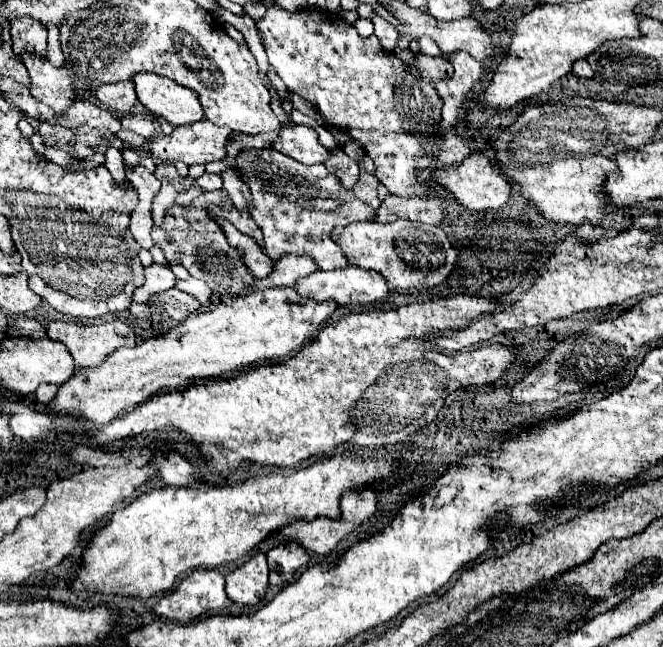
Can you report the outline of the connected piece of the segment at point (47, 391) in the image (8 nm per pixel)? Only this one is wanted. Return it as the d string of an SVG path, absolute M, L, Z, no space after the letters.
M41 385L37 391L35 391L35 397L39 403L49 403L59 391L59 385Z

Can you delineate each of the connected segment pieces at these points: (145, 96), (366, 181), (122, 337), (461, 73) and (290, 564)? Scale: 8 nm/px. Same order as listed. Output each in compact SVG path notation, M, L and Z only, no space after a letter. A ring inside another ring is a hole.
M137 73L131 81L143 107L149 113L167 119L175 127L189 125L205 117L197 95L193 95L193 91L189 91L187 87L173 83L171 79L165 79L161 75Z
M361 175L359 181L355 183L353 193L357 195L359 201L363 201L363 203L367 203L369 207L377 209L377 207L381 205L381 201L379 201L379 197L377 197L377 185L379 185L379 181L377 181L373 175Z
M49 321L47 325L47 337L61 341L67 351L71 353L75 366L97 367L103 363L103 359L113 353L117 347L135 347L135 331L125 321L109 321L99 325L75 325L75 323L63 323L63 321Z
M457 51L449 61L455 69L453 77L435 83L435 89L443 99L443 119L439 124L441 129L446 129L457 121L459 109L463 107L469 91L479 83L483 73L481 63L465 51Z
M287 543L267 551L269 585L287 585L307 565L309 553L299 543Z

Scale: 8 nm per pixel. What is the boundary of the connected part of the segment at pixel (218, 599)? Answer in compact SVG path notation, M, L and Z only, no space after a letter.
M193 571L179 587L155 605L158 616L189 623L209 611L229 609L233 603L225 593L225 577L217 571Z

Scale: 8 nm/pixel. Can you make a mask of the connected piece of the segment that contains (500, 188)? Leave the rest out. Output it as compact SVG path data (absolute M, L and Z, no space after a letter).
M481 153L469 155L459 165L435 169L431 173L431 183L447 189L467 211L483 211L483 209L503 207L509 201L509 193L511 193L511 185L507 181L503 181L503 175L495 173L495 167Z

